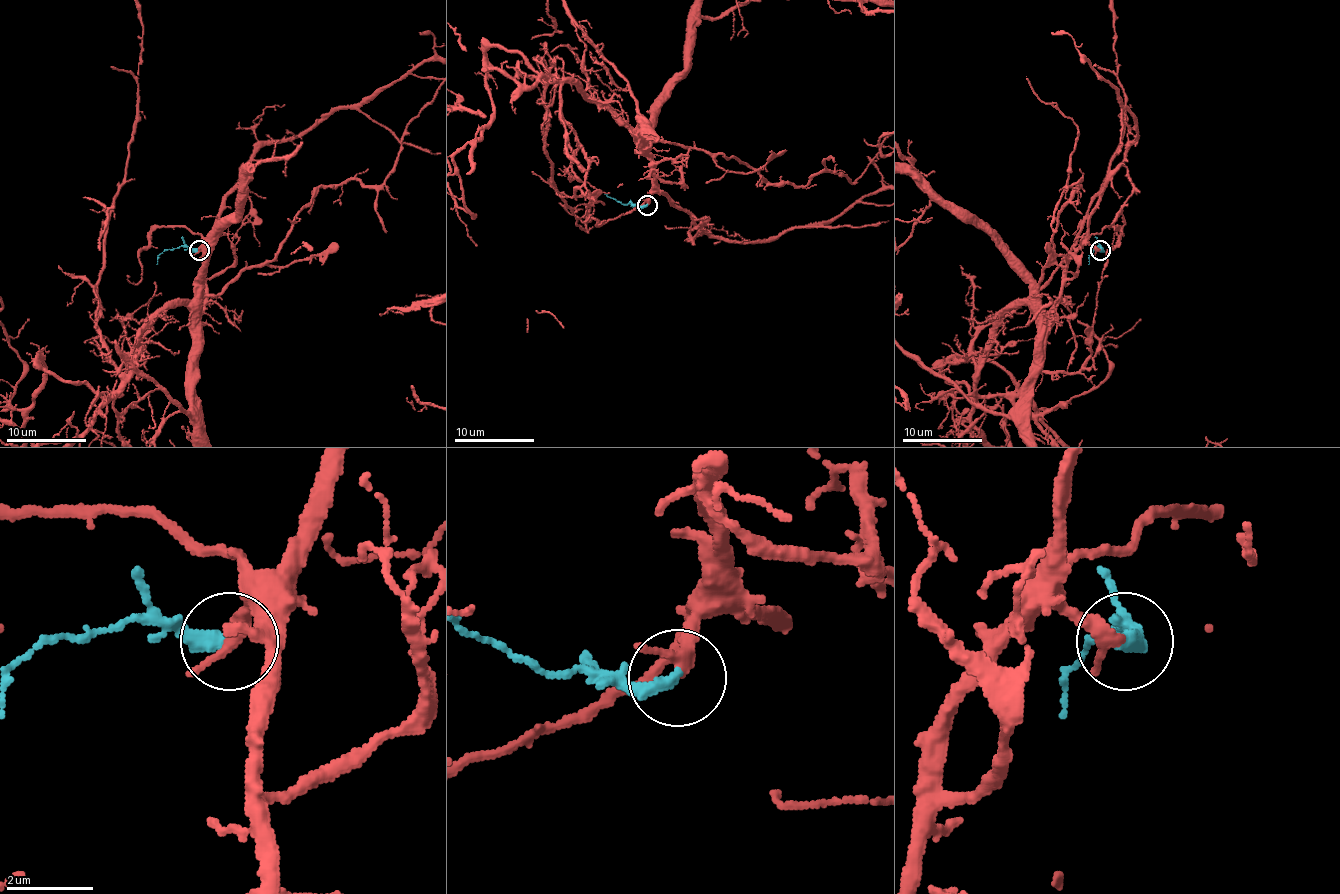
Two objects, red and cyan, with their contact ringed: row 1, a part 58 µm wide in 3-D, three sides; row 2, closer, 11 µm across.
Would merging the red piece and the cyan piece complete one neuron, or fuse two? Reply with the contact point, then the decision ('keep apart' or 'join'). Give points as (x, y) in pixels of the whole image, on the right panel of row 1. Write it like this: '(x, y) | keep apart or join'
(1100, 250) | join

